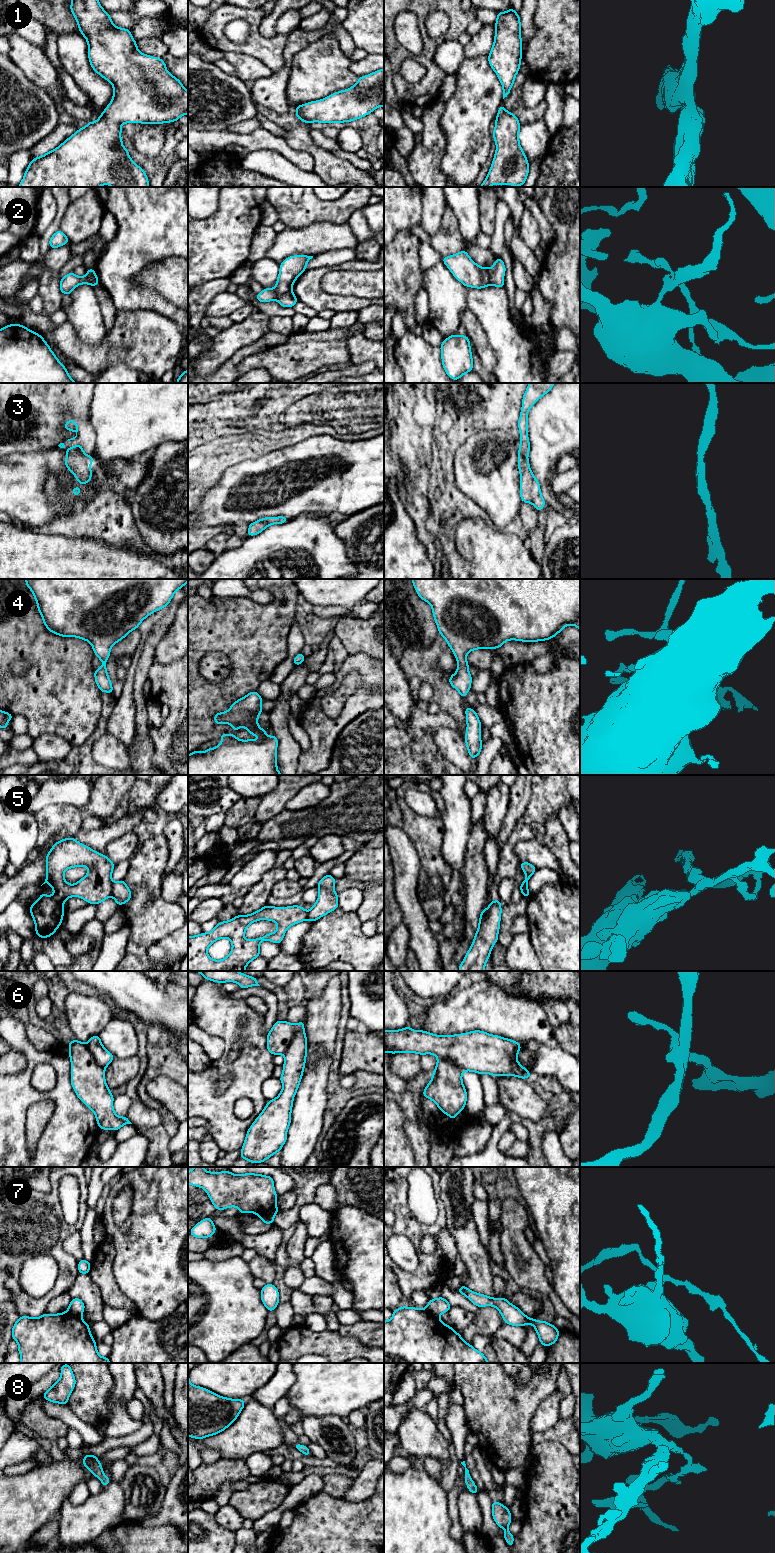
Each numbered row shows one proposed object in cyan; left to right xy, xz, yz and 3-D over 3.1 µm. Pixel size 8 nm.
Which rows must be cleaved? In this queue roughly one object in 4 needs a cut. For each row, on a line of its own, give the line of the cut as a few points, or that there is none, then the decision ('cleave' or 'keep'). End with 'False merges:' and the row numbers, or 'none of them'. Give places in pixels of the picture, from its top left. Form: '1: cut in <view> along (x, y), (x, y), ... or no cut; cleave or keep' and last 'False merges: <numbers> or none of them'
1: no cut; keep
2: cut in xz along (291, 291), (282, 293), (276, 299); cleave
3: no cut; keep
4: no cut; keep
5: cut in xy along (113, 882), (111, 895); cleave
6: cut in xz along (296, 1024), (296, 1032), (292, 1041), (283, 1053); cleave
7: cut in yz along (422, 1309), (438, 1318); cleave
8: no cut; keep
False merges: 2, 5, 6, 7

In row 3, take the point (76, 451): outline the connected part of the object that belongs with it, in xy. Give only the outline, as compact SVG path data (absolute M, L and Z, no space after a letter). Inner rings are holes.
M80 444L67 448L66 454L66 468L73 473L76 480L79 481L81 485L85 485L91 481L93 472L90 464L94 462L95 459L92 458L91 455L86 455Z

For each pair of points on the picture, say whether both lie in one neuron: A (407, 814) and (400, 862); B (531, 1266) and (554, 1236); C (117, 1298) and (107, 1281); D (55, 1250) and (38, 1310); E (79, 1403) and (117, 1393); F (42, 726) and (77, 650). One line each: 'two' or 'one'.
A: two
B: two
C: one
D: one
E: two
F: one

